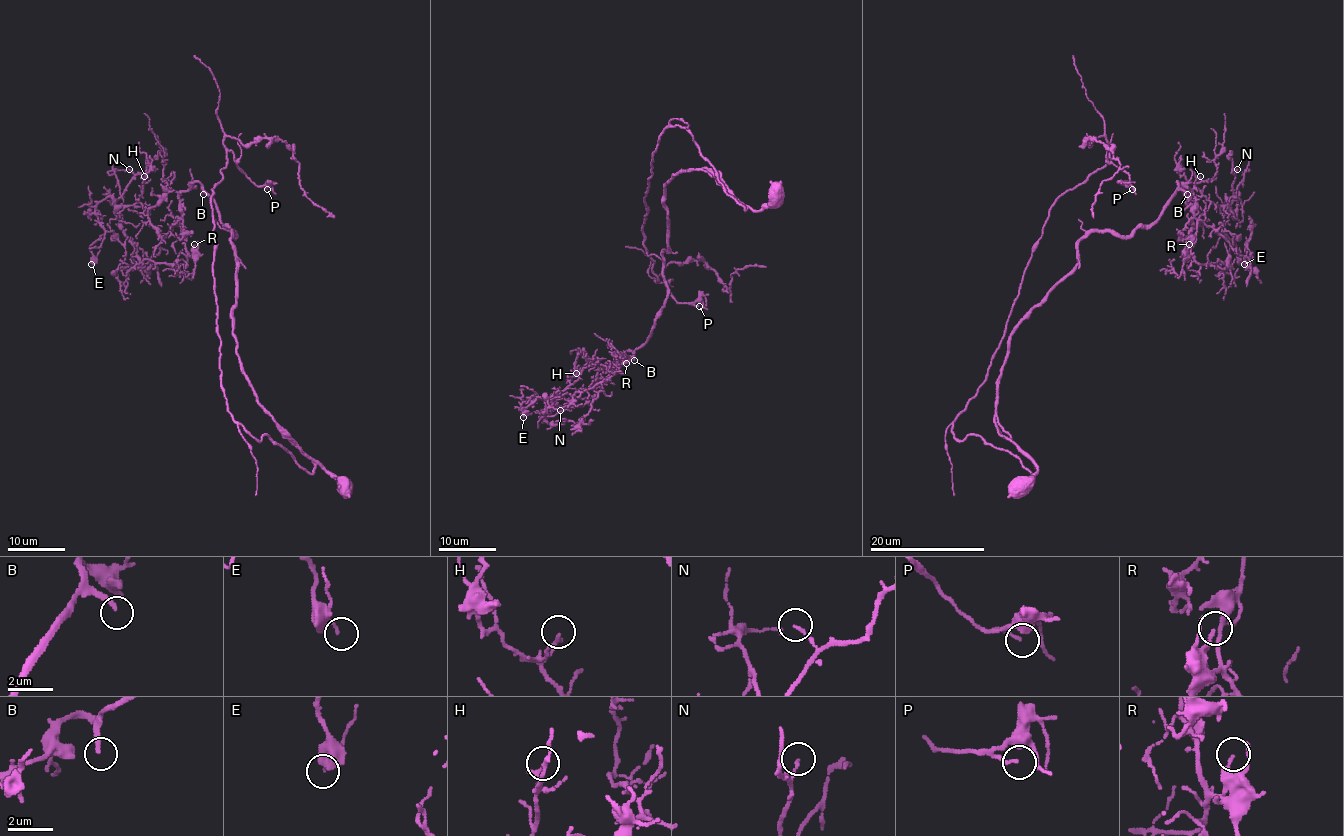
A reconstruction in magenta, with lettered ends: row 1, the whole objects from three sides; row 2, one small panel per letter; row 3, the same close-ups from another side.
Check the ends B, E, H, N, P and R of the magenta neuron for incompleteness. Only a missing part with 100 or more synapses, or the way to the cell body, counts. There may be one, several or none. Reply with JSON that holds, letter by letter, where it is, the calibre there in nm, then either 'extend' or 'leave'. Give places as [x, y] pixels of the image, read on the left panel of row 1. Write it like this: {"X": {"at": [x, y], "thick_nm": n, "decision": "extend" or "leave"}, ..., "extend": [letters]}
{"B": {"at": [203, 194], "thick_nm": 200, "decision": "extend"}, "E": {"at": [91, 264], "thick_nm": 280, "decision": "leave"}, "H": {"at": [144, 176], "thick_nm": 150, "decision": "leave"}, "N": {"at": [129, 169], "thick_nm": 140, "decision": "leave"}, "P": {"at": [267, 189], "thick_nm": 120, "decision": "leave"}, "R": {"at": [194, 244], "thick_nm": 190, "decision": "leave"}, "extend": ["B"]}

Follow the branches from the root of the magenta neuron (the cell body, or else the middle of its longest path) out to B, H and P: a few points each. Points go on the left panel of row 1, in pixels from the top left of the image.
B: (309, 472), (314, 463), (257, 400), (243, 370), (233, 333), (230, 237), (236, 233), (203, 194)
H: (309, 472), (314, 463), (257, 400), (236, 350), (236, 233), (197, 181), (147, 213), (144, 176)
P: (309, 472), (267, 434), (256, 440), (239, 424), (221, 386), (211, 190), (229, 151), (251, 181), (267, 189)

